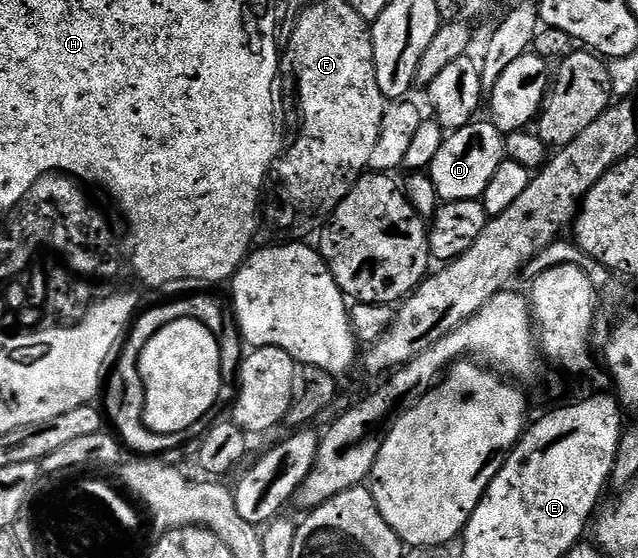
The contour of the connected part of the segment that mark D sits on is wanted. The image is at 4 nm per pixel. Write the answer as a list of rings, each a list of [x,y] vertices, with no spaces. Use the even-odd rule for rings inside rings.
[[[476,118],[461,128],[449,131],[438,154],[434,154],[430,175],[441,201],[480,200],[486,186],[490,186],[490,178],[494,178],[494,170],[498,170],[498,166],[506,159],[504,136],[495,124],[484,120]]]

